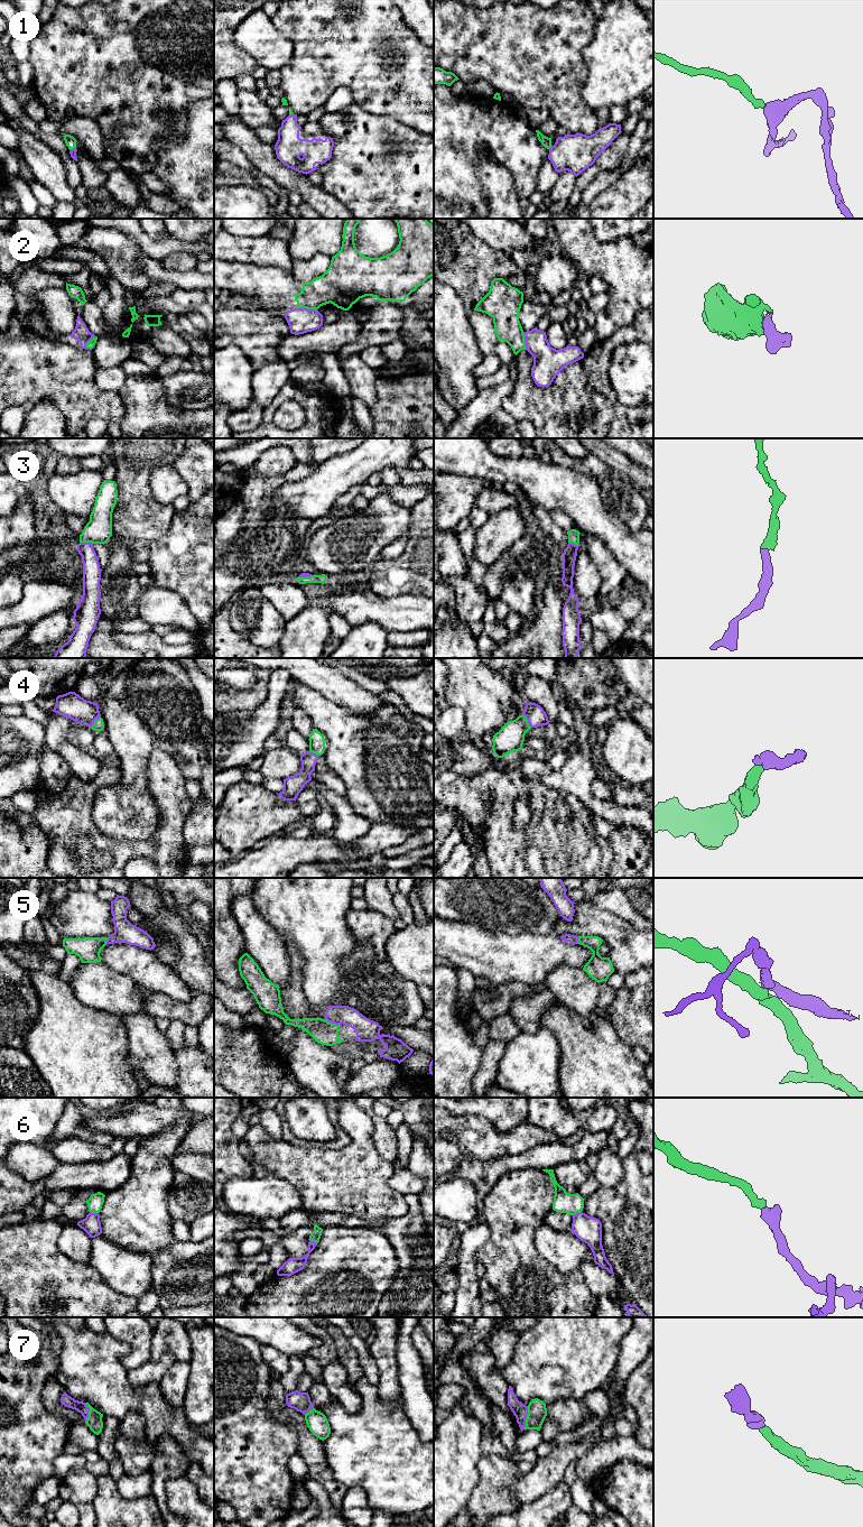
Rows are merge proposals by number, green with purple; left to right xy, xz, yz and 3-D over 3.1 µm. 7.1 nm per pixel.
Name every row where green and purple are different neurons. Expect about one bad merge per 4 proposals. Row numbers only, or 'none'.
none

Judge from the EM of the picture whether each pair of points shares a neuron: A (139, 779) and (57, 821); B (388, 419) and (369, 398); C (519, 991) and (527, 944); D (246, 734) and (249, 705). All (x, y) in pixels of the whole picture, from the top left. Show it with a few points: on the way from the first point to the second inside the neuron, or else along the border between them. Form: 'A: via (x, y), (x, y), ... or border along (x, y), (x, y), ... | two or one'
A: border along (114, 785), (103, 785), (96, 792), (92, 804) | two
B: border along (377, 379), (374, 382), (376, 401), (368, 408) | two
C: border along (494, 986), (520, 981), (536, 988) | two
D: border along (267, 695), (250, 712), (228, 711), (225, 713) | two

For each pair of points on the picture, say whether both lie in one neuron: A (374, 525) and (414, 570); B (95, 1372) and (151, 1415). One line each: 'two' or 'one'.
A: two
B: one

